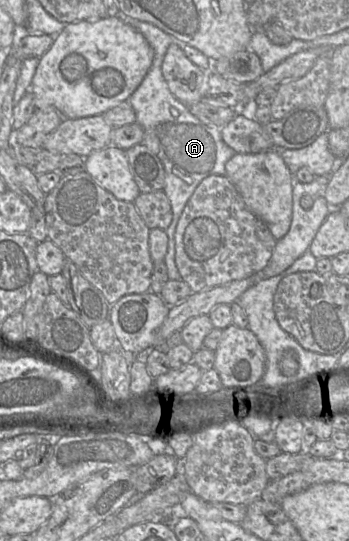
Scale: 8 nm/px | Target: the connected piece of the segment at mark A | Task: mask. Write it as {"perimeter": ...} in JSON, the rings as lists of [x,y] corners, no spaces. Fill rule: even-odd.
{"perimeter":[[[127,19],[128,23],[139,31],[151,46],[154,56],[152,65],[138,88],[128,101],[136,114],[136,123],[144,130],[141,144],[152,150],[164,167],[164,188],[171,208],[172,221],[165,230],[168,236],[168,248],[164,257],[170,280],[180,280],[175,263],[175,230],[180,215],[199,183],[210,175],[225,175],[226,162],[236,153],[221,137],[221,128],[202,123],[190,111],[189,107],[176,99],[170,92],[162,74],[162,62],[169,45],[175,38],[149,22]]]}

